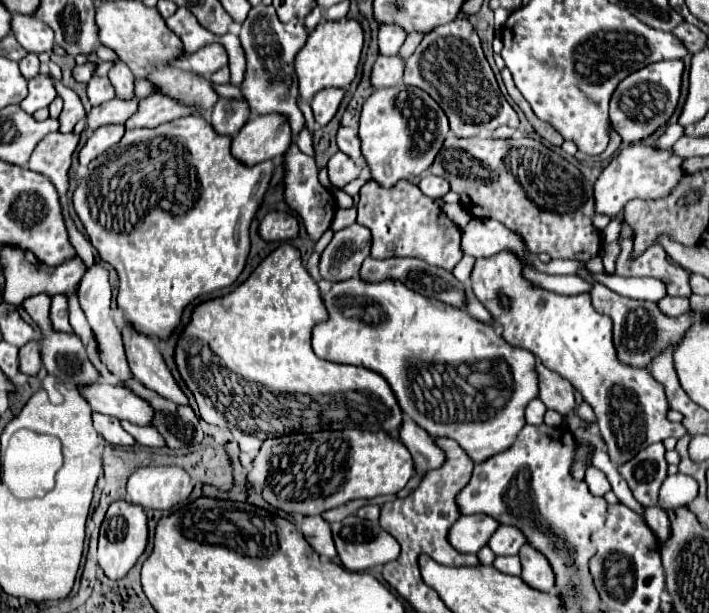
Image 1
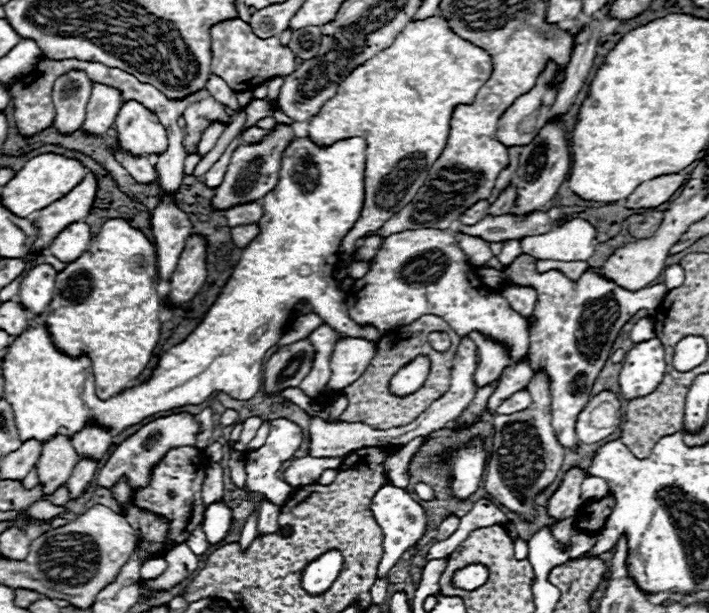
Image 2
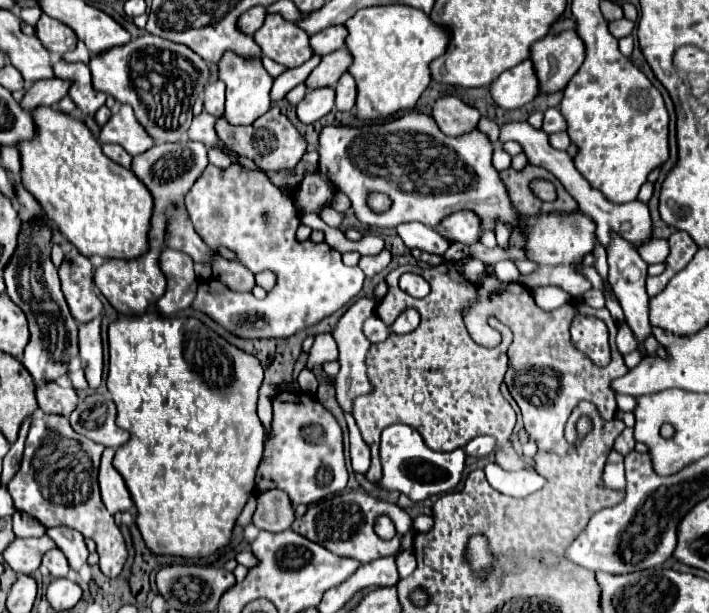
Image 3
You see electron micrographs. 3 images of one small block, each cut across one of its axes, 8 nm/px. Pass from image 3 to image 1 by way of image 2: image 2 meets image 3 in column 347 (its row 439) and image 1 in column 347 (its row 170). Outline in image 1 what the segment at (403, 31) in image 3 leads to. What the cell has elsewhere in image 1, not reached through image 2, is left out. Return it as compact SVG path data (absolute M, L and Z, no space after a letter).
M354 276L352 280L342 280L342 282L334 282L332 288L322 294L322 300L324 300L324 306L328 310L328 320L322 322L322 324L316 324L314 330L312 330L312 350L316 356L324 358L324 360L330 360L330 362L338 362L338 364L352 364L352 366L362 366L362 368L368 368L368 370L374 370L374 372L380 372L382 378L390 384L404 416L412 418L418 426L422 426L430 436L442 436L442 438L454 438L462 450L472 458L474 464L480 464L488 458L492 458L494 454L498 452L504 452L506 448L512 446L516 434L522 430L522 426L526 424L524 422L524 410L528 406L530 400L534 400L538 396L538 378L536 378L536 358L524 350L524 348L518 348L518 346L512 346L508 344L498 332L494 326L490 324L482 324L478 322L476 318L472 318L468 312L464 310L458 310L458 308L450 308L448 304L440 302L440 300L434 300L434 298L426 298L410 288L406 288L400 280L384 280L384 282L366 282L362 280L360 276Z

